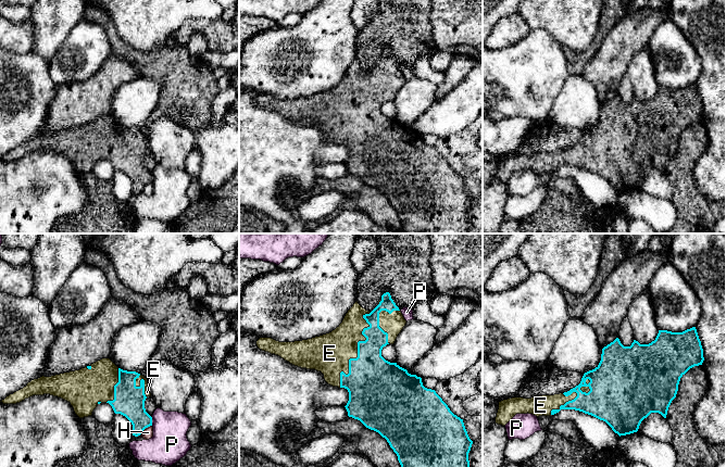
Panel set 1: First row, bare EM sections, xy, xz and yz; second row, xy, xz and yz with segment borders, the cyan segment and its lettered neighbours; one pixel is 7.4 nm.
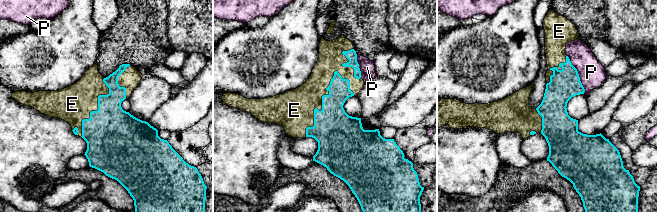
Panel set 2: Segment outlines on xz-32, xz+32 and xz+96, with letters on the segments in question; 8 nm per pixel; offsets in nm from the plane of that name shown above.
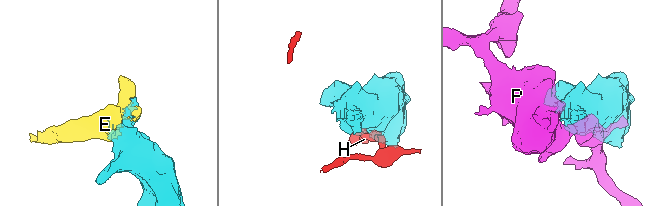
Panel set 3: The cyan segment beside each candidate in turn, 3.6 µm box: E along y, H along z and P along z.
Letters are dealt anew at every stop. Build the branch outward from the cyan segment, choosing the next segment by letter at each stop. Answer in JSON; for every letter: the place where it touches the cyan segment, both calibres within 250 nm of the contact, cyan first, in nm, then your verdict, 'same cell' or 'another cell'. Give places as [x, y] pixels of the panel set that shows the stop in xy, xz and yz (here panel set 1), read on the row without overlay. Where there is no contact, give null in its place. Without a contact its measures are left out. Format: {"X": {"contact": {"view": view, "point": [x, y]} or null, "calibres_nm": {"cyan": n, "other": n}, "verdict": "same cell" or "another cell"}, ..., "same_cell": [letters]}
{"E": {"contact": {"view": "xz", "point": [358, 108]}, "calibres_nm": {"cyan": 380, "other": 300}, "verdict": "same cell"}, "H": {"contact": {"view": "xy", "point": [145, 185]}, "calibres_nm": {"cyan": 220, "other": 80}, "verdict": "another cell"}, "P": {"contact": {"view": "xy", "point": [151, 178]}, "calibres_nm": {"cyan": 220, "other": 280}, "verdict": "another cell"}, "same_cell": ["E"]}

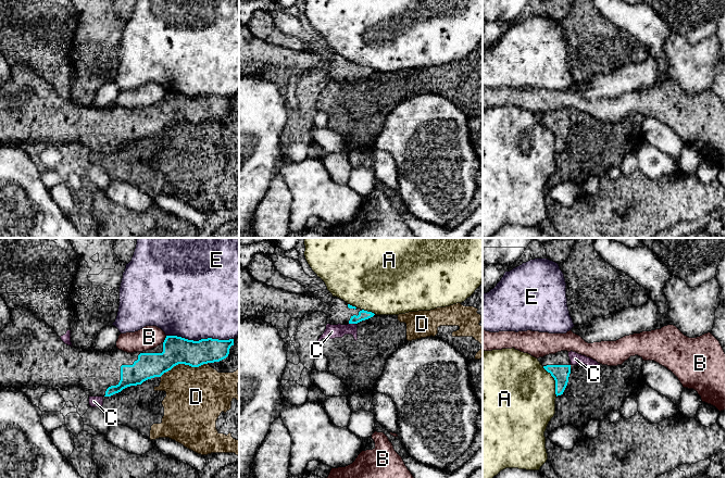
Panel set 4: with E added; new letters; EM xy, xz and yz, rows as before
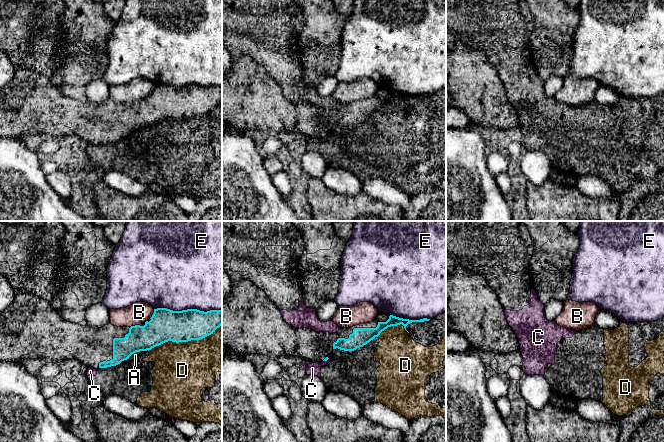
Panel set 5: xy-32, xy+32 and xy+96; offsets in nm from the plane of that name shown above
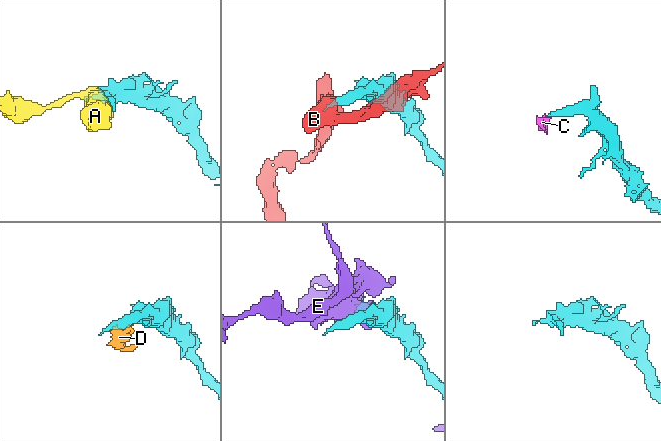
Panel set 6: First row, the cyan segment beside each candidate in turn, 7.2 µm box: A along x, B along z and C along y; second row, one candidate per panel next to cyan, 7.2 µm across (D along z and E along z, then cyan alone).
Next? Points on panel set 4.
{"A": {"contact": {"view": "yz", "point": [555, 138]}, "calibres_nm": {"cyan": 130, "other": 460}, "verdict": "another cell"}, "B": {"contact": {"view": "xy", "point": [165, 96]}, "calibres_nm": {"cyan": 200, "other": 170}, "verdict": "another cell"}, "C": {"contact": {"view": "xz", "point": [352, 79]}, "calibres_nm": {"cyan": 70, "other": 110}, "verdict": "another cell"}, "D": {"contact": {"view": "xy", "point": [183, 120]}, "calibres_nm": {"cyan": 200, "other": 420}, "verdict": "another cell"}, "E": {"contact": {"view": "xy", "point": [200, 97]}, "calibres_nm": {"cyan": 200, "other": 480}, "verdict": "another cell"}, "same_cell": []}

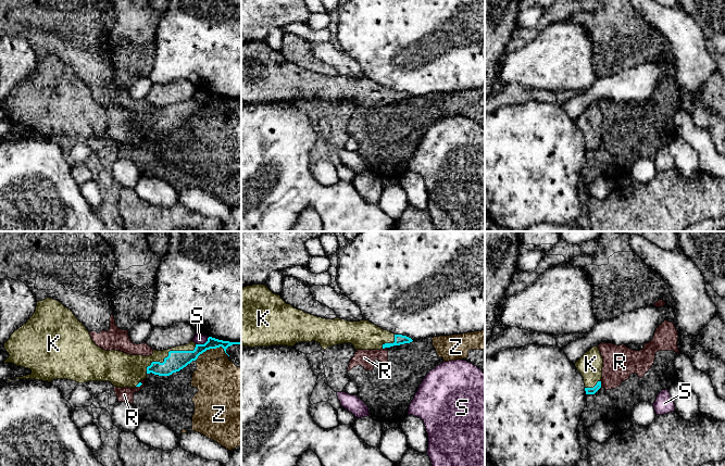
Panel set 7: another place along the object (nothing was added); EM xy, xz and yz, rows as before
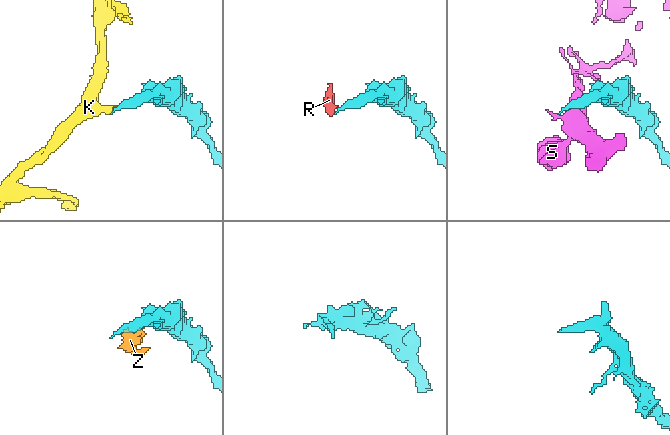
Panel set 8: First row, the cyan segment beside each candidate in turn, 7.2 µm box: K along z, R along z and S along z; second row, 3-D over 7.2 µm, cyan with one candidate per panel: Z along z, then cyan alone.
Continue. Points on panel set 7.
{"K": {"contact": {"view": "xy", "point": [169, 110]}, "calibres_nm": {"cyan": 140, "other": 150}, "verdict": "same cell"}, "R": {"contact": {"view": "xz", "point": [385, 103]}, "calibres_nm": {"cyan": 80, "other": 130}, "verdict": "another cell"}, "S": {"contact": {"view": "xy", "point": [202, 101]}, "calibres_nm": {"cyan": 140, "other": 80}, "verdict": "another cell"}, "Z": {"contact": {"view": "xy", "point": [212, 104]}, "calibres_nm": {"cyan": 130, "other": 300}, "verdict": "another cell"}, "same_cell": ["K"]}

